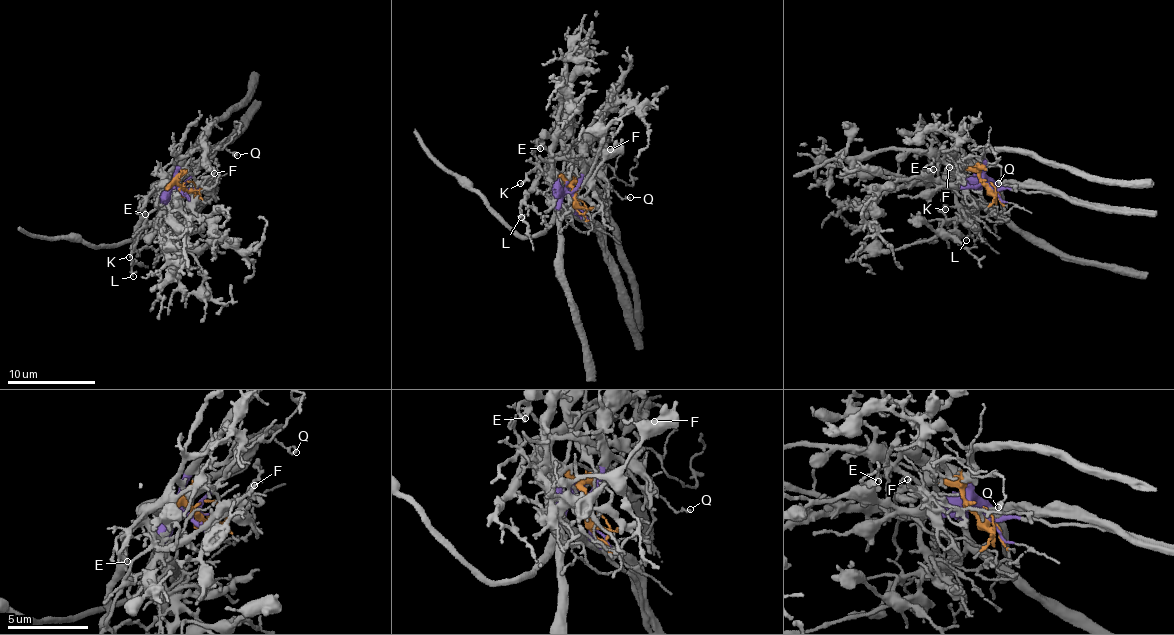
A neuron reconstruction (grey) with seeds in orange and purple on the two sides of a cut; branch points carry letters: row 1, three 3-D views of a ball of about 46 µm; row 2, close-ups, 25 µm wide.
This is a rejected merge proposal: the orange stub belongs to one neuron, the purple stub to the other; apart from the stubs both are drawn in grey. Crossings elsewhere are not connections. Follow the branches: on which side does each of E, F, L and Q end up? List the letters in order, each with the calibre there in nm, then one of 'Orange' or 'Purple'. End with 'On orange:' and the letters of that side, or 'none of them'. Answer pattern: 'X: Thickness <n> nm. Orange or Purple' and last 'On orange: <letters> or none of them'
E: Thickness 130 nm. Orange
F: Thickness 170 nm. Purple
L: Thickness 170 nm. Orange
Q: Thickness 160 nm. Orange
On orange: E, L, Q

